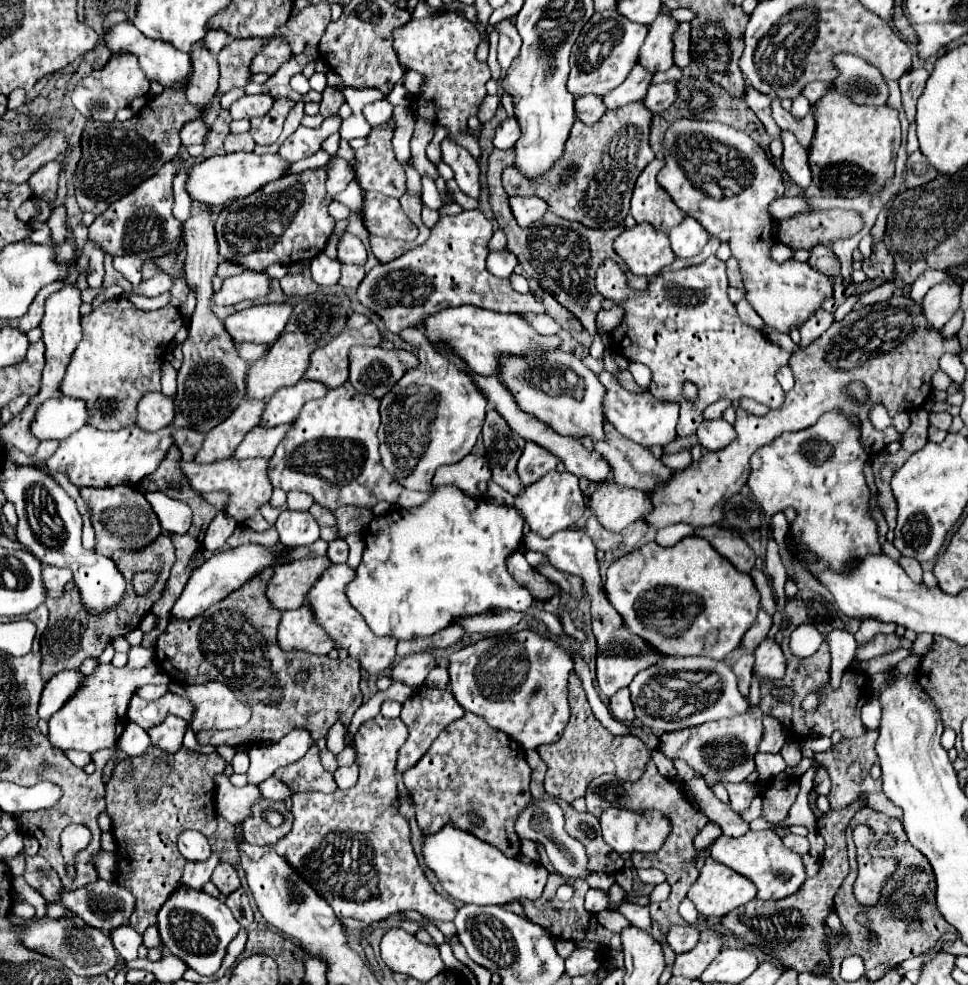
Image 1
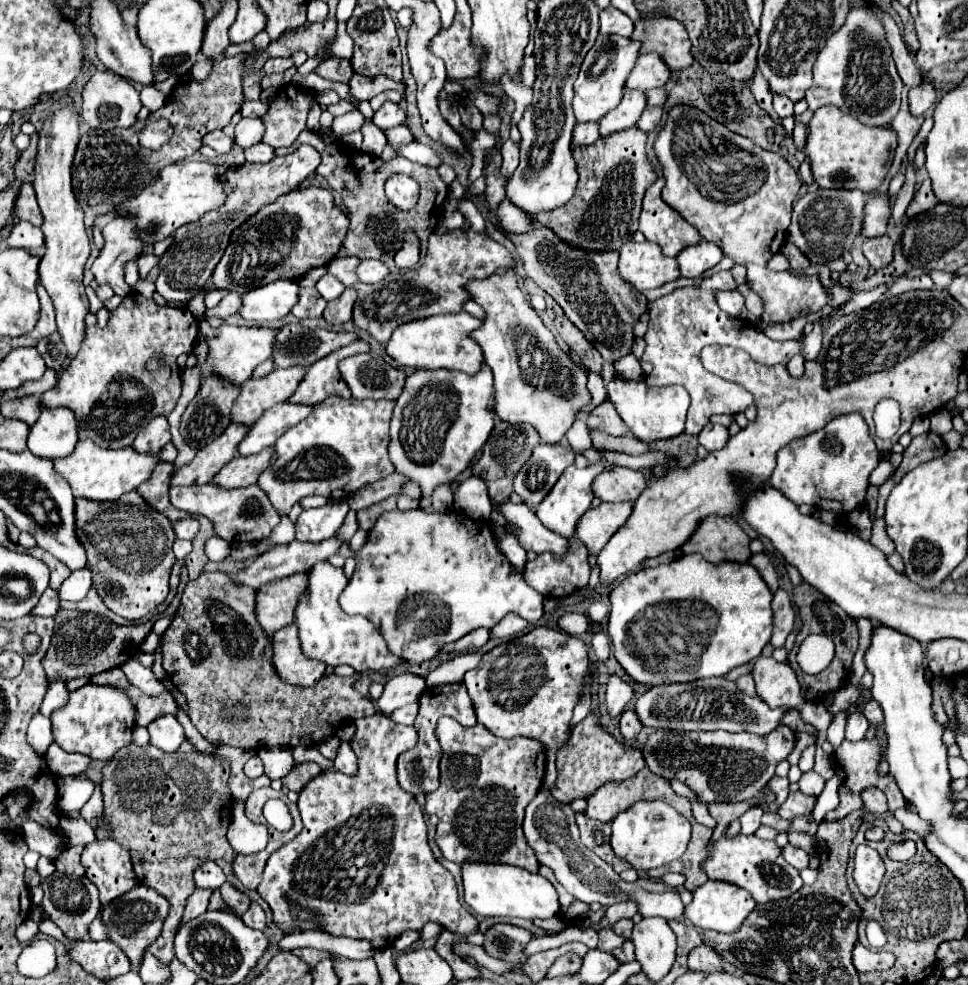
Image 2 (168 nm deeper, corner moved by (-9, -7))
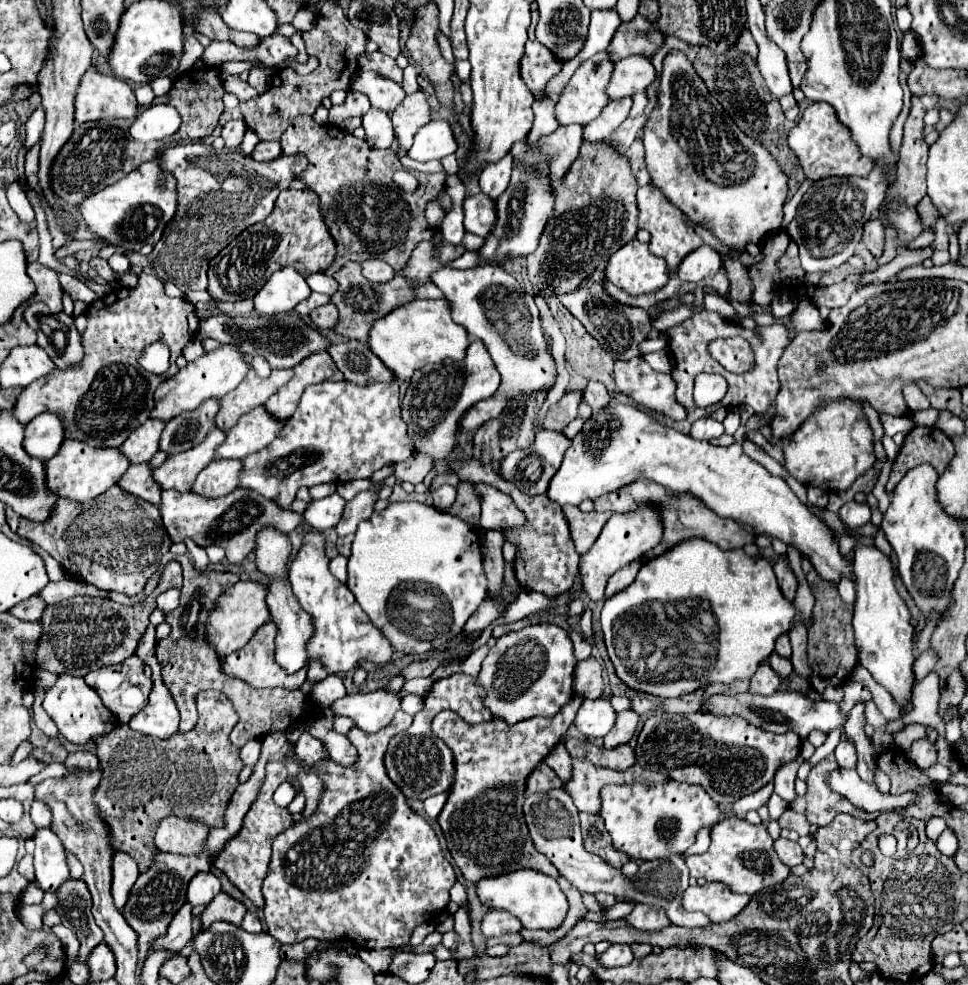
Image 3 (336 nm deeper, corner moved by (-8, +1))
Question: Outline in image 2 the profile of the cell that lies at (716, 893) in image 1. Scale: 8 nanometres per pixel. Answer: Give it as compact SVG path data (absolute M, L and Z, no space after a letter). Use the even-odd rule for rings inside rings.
M708 880L706 884L702 884L702 886L698 886L694 890L692 902L686 906L686 912L684 914L700 930L734 932L736 928L740 928L740 924L746 920L746 916L752 912L754 906L756 906L756 902L742 888L736 888L734 884L728 884L728 882Z

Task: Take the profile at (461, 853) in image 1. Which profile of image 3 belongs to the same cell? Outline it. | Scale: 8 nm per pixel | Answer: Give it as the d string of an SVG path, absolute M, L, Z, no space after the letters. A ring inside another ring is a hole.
M523 868L523 870L509 872L509 874L499 874L499 876L487 876L475 884L475 890L477 890L479 900L485 906L497 908L497 910L507 910L507 912L515 914L527 930L557 928L563 922L567 908L569 908L567 898L561 892L557 880L547 874L535 872L531 868Z

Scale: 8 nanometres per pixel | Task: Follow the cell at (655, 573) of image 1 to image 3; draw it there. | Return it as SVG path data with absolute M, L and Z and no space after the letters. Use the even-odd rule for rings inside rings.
M691 538L683 540L683 544L677 544L669 552L645 562L631 586L607 598L601 610L601 628L617 676L633 690L671 698L709 686L713 682L751 678L757 666L773 652L775 638L781 632L789 632L793 628L793 616L795 608L783 598L767 558L751 558L743 550L721 550L707 540ZM683 598L691 598L693 602L699 602L699 606L703 604L703 610L709 610L713 614L717 628L711 634L711 642L717 640L717 646L713 646L717 652L691 654L695 660L681 660L681 664L675 664L673 660L669 670L651 670L647 668L647 658L641 654L641 642L633 638L635 632L627 630L627 616L645 602L679 602Z

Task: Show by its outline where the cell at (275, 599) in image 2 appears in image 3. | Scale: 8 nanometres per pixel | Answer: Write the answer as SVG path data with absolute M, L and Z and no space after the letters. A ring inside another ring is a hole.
M253 580L237 582L235 586L231 586L227 592L223 592L219 596L217 608L211 612L209 622L207 622L207 638L213 642L213 646L221 658L243 648L243 644L247 644L251 640L251 636L257 632L257 628L271 622L265 600L267 600L267 586L261 582L253 582Z

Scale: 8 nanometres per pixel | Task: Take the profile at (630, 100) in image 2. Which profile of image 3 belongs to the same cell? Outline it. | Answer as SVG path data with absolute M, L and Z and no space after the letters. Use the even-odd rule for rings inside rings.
M623 98L623 100L611 100L603 112L585 126L583 138L589 142L599 142L611 136L611 132L615 132L615 128L619 128L619 124L629 116L633 100L631 98Z

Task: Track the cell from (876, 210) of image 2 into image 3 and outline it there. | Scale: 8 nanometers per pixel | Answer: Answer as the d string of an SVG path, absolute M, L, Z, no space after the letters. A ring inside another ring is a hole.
M913 96L911 98L911 112L909 118L905 122L905 136L903 136L903 146L899 150L899 160L897 160L897 174L895 174L895 188L887 188L887 198L883 200L883 204L887 204L887 200L891 200L891 196L903 196L903 204L911 204L915 206L927 192L925 186L925 162L927 162L927 146L923 142L923 116L929 108L933 108L937 104L937 96Z

